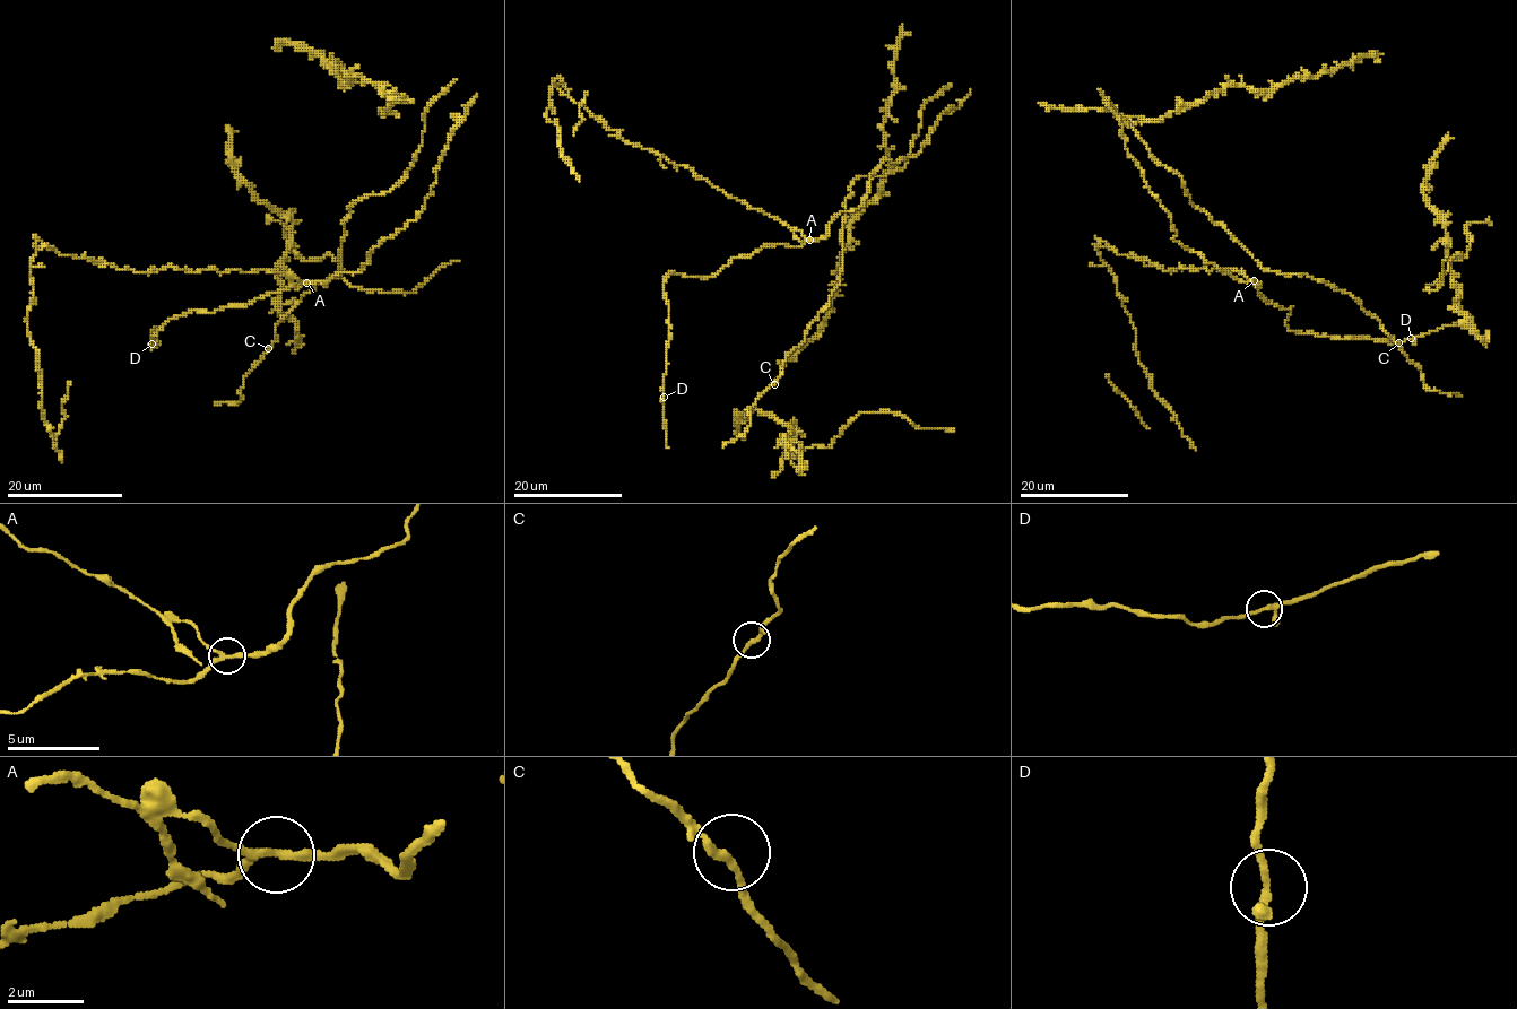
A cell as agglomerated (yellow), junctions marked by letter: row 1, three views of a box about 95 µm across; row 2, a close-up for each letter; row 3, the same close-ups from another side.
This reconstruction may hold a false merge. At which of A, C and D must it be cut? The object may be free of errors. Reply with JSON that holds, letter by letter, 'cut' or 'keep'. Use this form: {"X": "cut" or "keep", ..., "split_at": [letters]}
{"A": "cut", "C": "keep", "D": "keep", "split_at": ["A"]}

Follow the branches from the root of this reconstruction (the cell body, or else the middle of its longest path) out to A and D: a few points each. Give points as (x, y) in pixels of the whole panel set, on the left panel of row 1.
A: (440, 162), (425, 207), (401, 229), (375, 245), (370, 260), (357, 271), (339, 271), (324, 285), (306, 281)
D: (440, 162), (425, 207), (357, 271), (189, 311), (152, 344)

